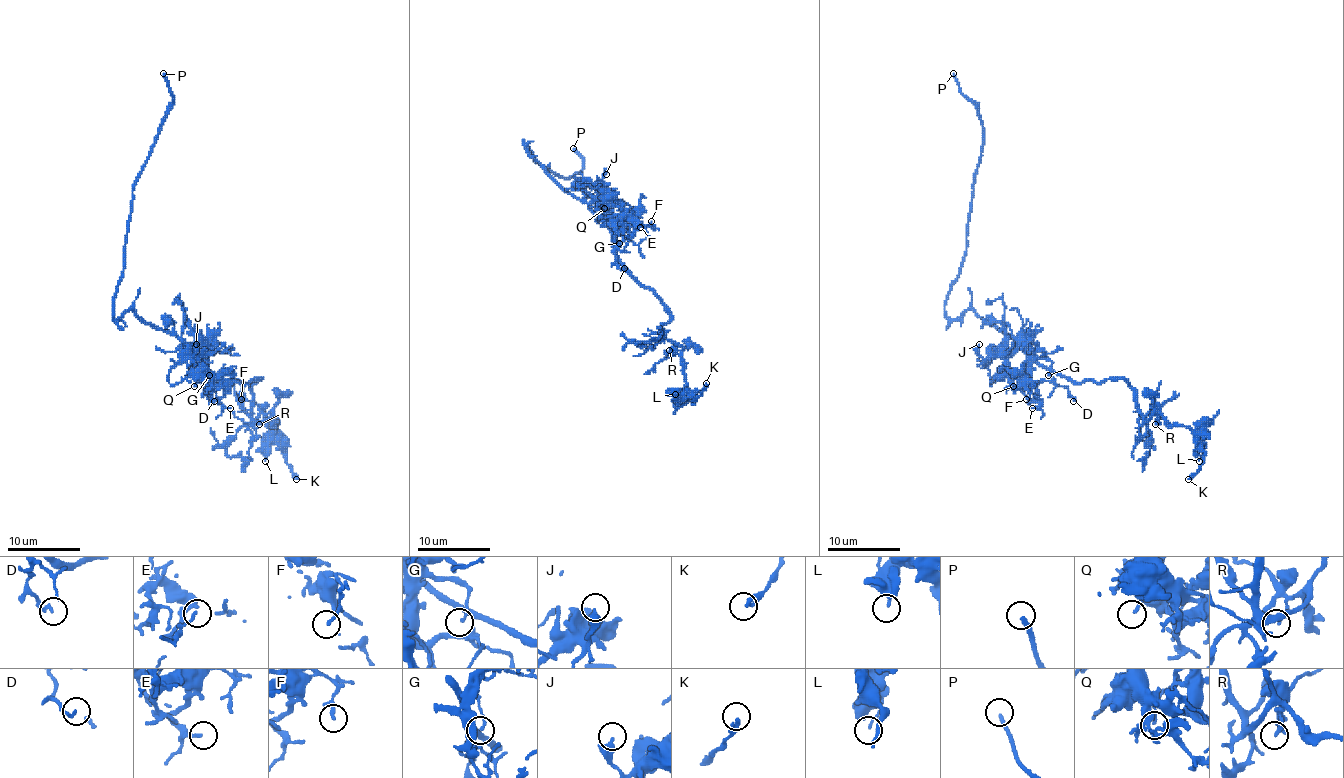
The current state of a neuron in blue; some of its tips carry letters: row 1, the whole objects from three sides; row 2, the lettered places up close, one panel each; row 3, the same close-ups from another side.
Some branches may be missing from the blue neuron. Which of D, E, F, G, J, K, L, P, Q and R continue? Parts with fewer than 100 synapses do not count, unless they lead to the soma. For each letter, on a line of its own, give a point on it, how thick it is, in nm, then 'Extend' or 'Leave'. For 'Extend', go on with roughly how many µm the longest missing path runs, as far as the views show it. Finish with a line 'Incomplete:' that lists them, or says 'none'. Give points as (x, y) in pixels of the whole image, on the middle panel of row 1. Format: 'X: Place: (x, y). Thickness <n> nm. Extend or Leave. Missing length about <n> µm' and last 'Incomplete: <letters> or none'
D: Place: (624, 268). Thickness 170 nm. Leave
E: Place: (640, 227). Thickness 140 nm. Leave
F: Place: (651, 221). Thickness 130 nm. Leave
G: Place: (619, 243). Thickness 120 nm. Leave
J: Place: (606, 174). Thickness 400 nm. Leave
K: Place: (706, 383). Thickness 280 nm. Leave
L: Place: (675, 394). Thickness 100 nm. Leave
P: Place: (573, 148). Thickness 190 nm. Extend. Missing length about 15 µm
Q: Place: (604, 208). Thickness 140 nm. Leave
R: Place: (669, 350). Thickness 180 nm. Leave
Incomplete: P

